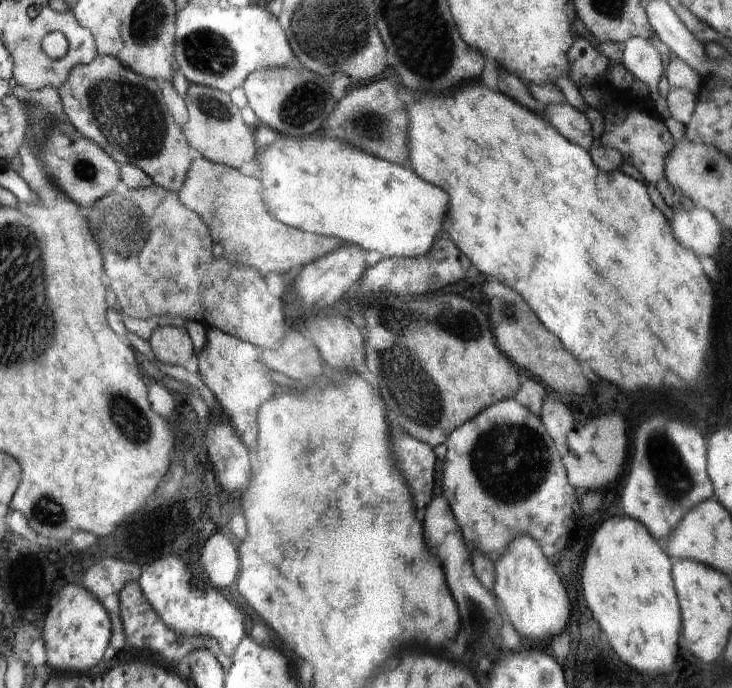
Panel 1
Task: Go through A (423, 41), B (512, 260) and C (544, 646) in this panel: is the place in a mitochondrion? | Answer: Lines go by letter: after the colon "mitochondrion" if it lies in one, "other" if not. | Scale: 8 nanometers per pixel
A: mitochondrion
B: other
C: other

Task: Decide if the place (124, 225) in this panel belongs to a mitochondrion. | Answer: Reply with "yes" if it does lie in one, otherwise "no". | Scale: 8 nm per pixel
yes

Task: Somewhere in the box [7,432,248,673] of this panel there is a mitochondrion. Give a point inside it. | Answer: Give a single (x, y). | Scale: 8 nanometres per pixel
(49, 512)

